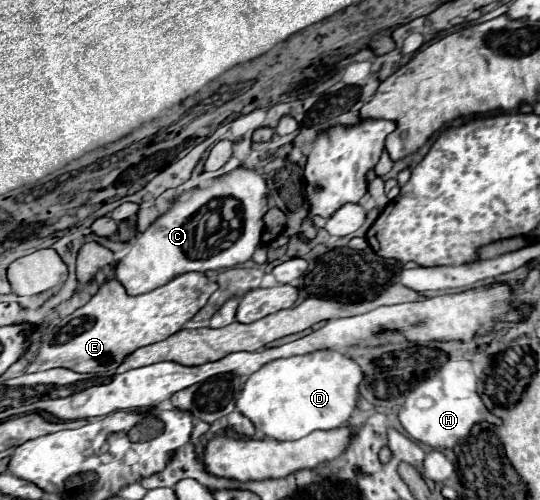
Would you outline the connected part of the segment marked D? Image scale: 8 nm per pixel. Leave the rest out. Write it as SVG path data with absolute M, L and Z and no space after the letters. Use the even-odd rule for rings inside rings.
M320 349L266 363L248 377L236 407L264 437L292 441L312 431L328 431L348 423L356 409L360 383L362 369L350 357L336 349Z

